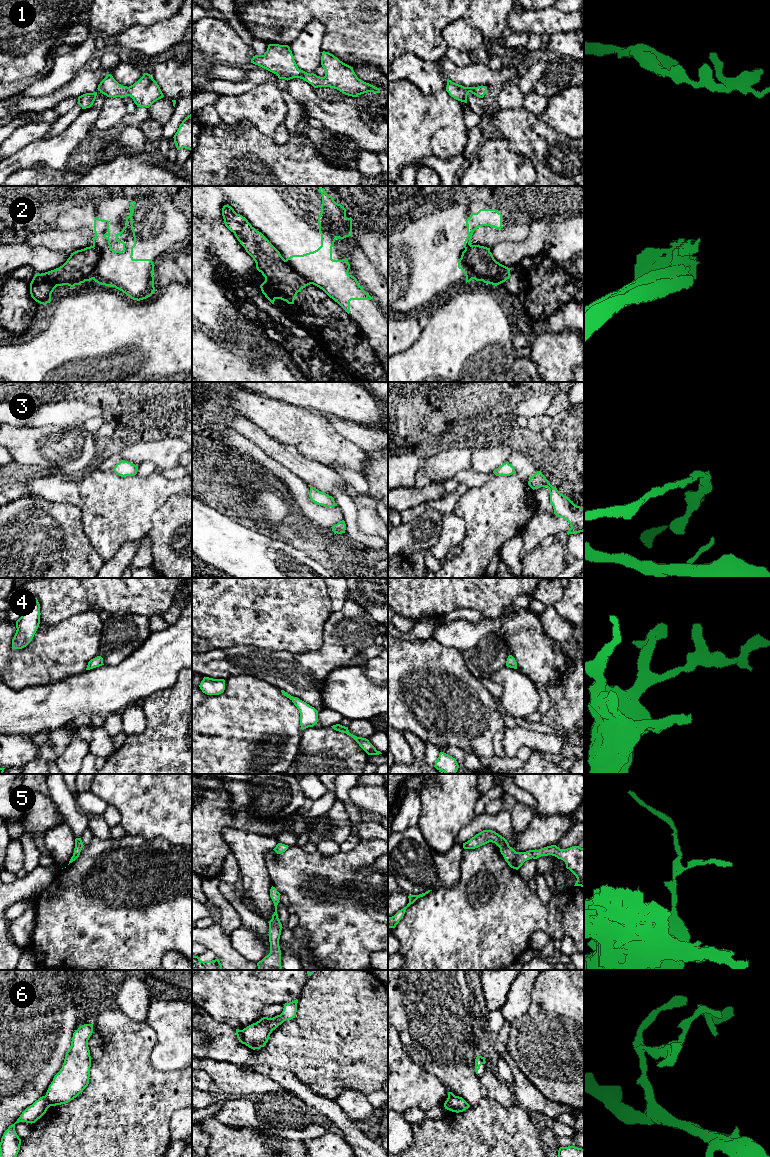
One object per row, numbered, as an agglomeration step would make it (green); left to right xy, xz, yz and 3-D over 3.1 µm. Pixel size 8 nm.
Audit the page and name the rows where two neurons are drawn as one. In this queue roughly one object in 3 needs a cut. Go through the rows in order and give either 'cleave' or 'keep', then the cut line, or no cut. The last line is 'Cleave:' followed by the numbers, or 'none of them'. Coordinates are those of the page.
1: keep; no cut
2: cleave; cut in xy along (93, 245), (99, 250), (99, 260), (94, 268), (92, 278)
3: keep; no cut
4: keep; no cut
5: keep; no cut
6: cleave; cut in xz along (241, 1030), (244, 1043)
Cleave: 2, 6

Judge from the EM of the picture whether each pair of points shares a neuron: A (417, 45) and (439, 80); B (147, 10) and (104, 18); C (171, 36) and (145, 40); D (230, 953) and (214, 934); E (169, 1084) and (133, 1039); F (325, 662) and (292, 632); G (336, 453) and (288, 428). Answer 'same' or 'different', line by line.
A: different
B: same
C: same
D: same
E: same
F: different
G: same

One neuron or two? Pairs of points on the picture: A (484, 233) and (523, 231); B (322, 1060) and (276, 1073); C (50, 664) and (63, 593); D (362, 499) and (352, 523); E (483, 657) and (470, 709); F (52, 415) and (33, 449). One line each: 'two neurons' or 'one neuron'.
A: one neuron
B: two neurons
C: two neurons
D: two neurons
E: two neurons
F: two neurons

